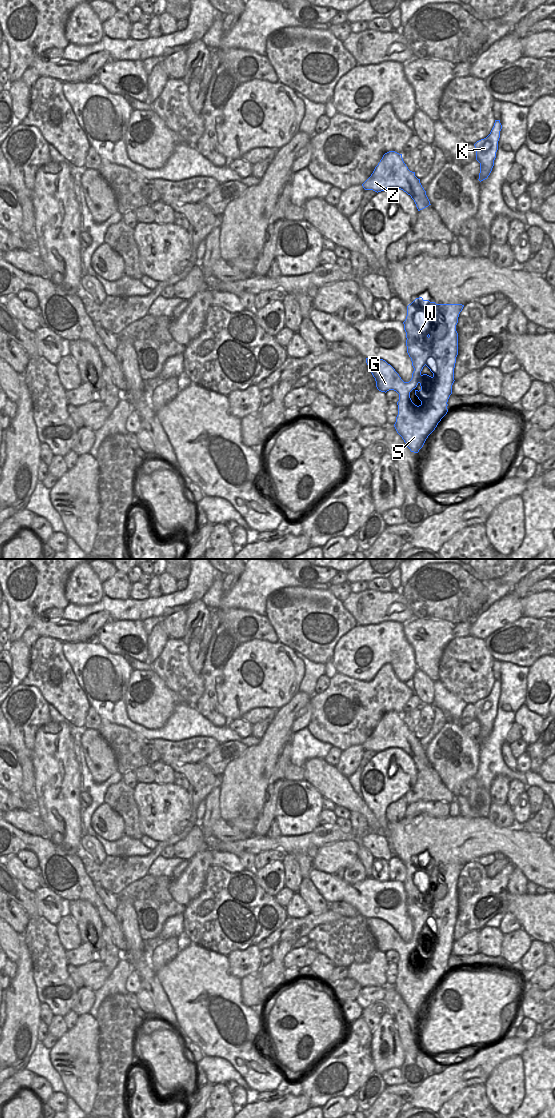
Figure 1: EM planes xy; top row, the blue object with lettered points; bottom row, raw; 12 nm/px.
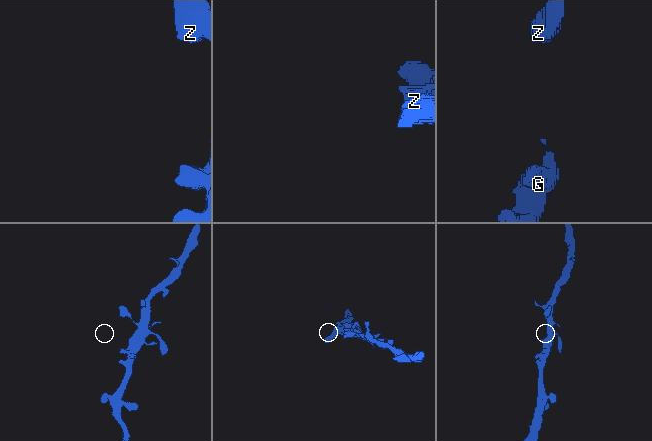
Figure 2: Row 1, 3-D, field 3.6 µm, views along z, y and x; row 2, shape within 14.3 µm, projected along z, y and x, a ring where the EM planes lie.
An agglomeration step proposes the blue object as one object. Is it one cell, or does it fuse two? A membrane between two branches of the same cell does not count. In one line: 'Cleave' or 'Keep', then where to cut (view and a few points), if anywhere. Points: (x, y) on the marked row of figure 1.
Keep. No split.

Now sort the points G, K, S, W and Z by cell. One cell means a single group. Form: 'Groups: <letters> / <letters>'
Groups: G K S W Z

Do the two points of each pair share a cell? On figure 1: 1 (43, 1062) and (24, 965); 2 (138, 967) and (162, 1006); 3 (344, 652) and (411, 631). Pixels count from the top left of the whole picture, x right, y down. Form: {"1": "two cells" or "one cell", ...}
{"1": "two cells", "2": "one cell", "3": "two cells"}

